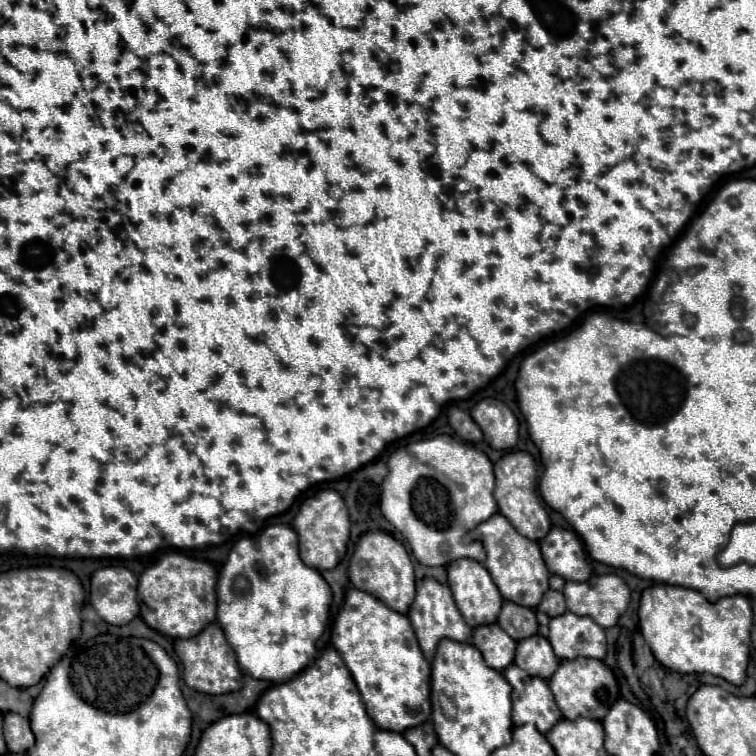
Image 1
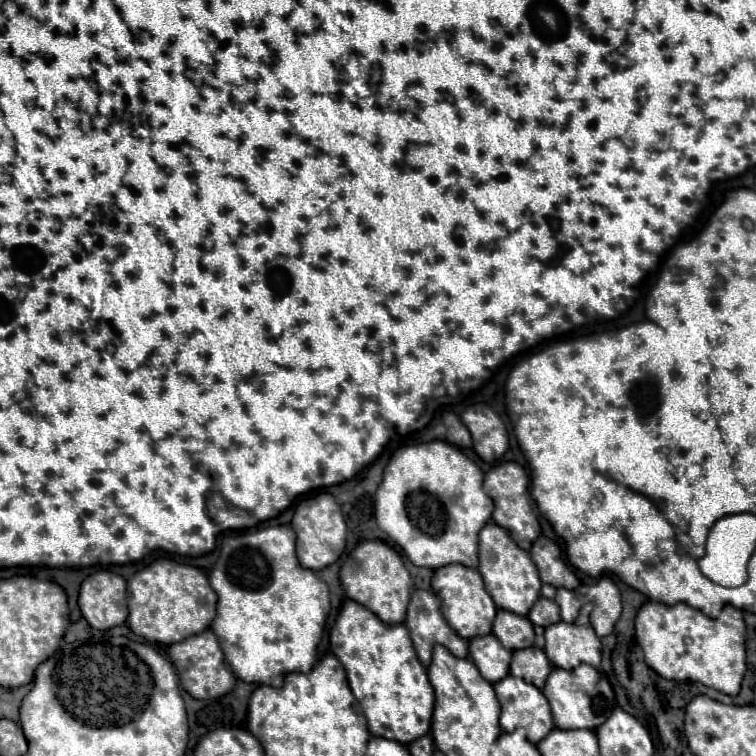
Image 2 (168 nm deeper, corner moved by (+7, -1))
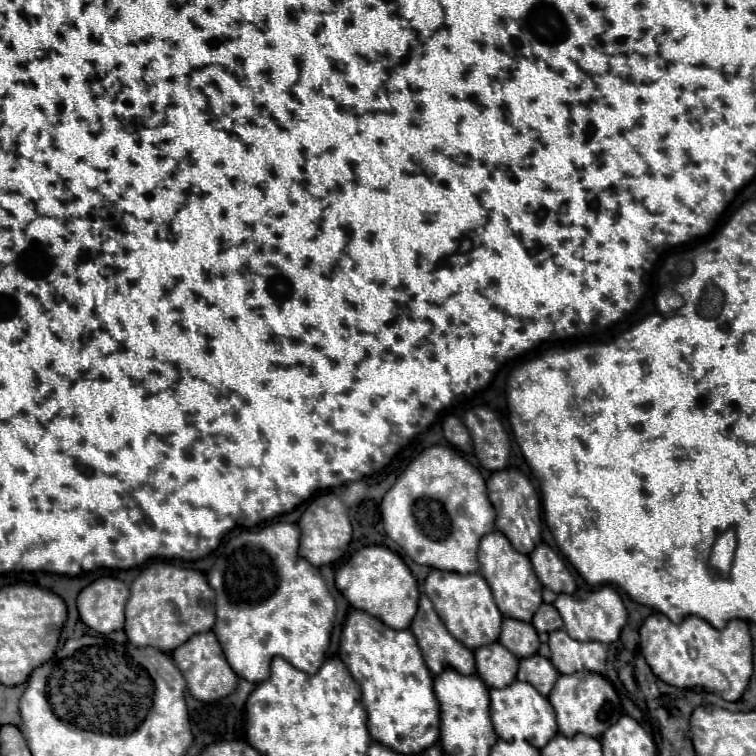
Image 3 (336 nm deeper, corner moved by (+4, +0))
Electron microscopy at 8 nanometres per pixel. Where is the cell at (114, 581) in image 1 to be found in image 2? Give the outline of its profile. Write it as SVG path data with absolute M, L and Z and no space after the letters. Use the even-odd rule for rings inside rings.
M96 571L84 579L78 605L92 629L112 629L126 623L126 587L126 581L112 571Z

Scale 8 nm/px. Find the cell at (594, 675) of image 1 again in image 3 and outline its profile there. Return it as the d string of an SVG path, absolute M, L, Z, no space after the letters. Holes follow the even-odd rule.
M575 672L575 674L561 674L555 682L555 688L549 694L549 702L557 714L559 732L565 736L587 734L599 738L619 716L623 714L621 702L613 686L597 672Z

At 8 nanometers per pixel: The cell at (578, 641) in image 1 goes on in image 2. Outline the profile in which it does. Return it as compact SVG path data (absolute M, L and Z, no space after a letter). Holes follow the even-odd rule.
M586 604L576 623L556 623L546 627L546 657L560 669L574 669L580 663L600 667L600 639L590 627L589 614L593 605Z

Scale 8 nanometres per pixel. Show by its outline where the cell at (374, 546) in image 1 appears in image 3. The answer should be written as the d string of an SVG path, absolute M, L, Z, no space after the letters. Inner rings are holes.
M365 546L357 550L349 558L349 562L343 568L339 568L335 584L353 608L383 620L383 624L387 624L389 628L395 630L409 628L417 612L417 600L419 600L417 580L411 574L409 566L403 562L403 558L397 552L389 550L387 546Z

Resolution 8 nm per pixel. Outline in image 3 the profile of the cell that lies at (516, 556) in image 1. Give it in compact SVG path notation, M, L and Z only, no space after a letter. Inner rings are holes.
M493 530L493 532L489 532L487 536L481 538L479 564L481 564L479 574L487 580L501 614L507 616L507 618L517 618L517 620L523 620L523 622L531 622L531 616L535 614L535 610L543 602L541 600L543 586L541 586L539 578L535 576L535 570L533 570L533 564L531 564L529 556L517 552L511 546L511 542L507 540L507 536L503 536L503 532Z

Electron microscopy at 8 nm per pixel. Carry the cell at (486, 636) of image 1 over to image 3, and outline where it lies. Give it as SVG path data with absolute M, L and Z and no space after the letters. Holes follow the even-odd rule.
M499 642L481 646L475 652L477 674L489 688L505 688L515 680L519 660Z

